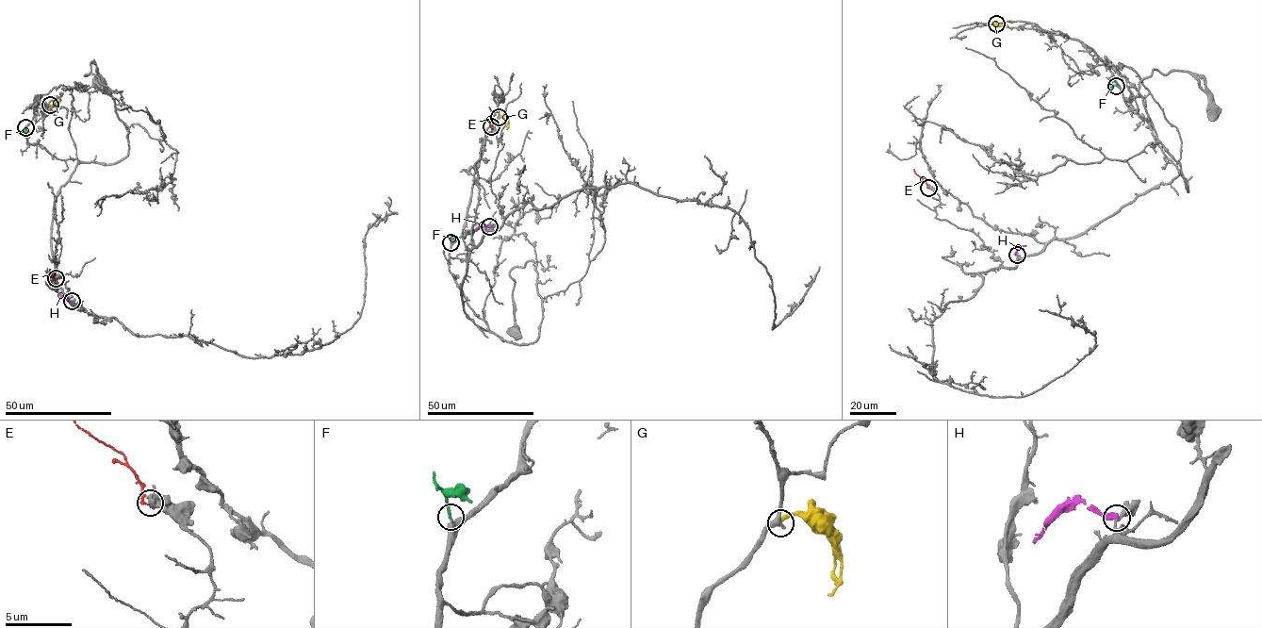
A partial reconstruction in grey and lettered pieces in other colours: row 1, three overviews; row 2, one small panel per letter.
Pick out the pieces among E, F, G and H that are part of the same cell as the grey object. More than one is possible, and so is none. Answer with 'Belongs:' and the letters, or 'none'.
Belongs: F

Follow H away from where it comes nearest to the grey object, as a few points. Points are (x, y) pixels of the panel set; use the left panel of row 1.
H: (72, 301), (59, 294)

